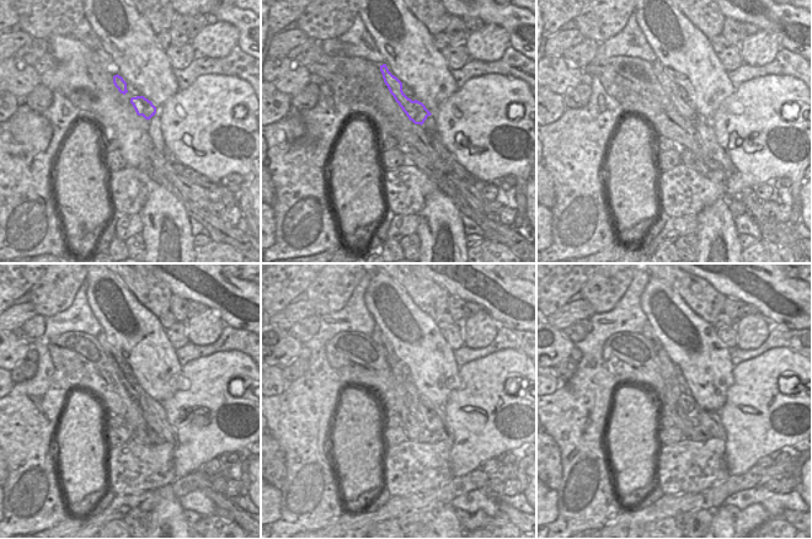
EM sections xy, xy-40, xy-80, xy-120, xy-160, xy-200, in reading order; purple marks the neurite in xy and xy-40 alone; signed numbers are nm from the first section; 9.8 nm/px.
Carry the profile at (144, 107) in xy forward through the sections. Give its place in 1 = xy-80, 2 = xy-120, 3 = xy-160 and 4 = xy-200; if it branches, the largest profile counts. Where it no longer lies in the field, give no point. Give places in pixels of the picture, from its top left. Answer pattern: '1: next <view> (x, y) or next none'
1: next xy-80 (671, 89)
2: next xy-120 (115, 357)
3: next xy-160 (377, 336)
4: next xy-200 (647, 332)

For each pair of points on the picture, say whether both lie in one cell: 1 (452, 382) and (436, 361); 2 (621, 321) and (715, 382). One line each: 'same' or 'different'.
1: same
2: different

